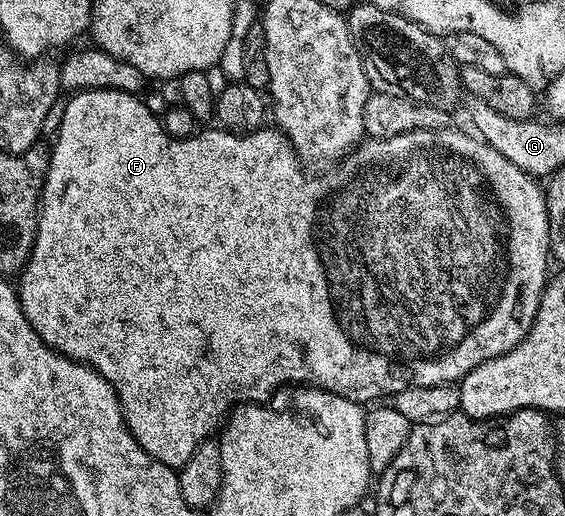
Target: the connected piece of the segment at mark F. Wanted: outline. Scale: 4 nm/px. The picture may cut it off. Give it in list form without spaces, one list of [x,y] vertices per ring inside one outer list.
[[[91,88],[89,90],[78,90],[66,104],[62,112],[62,121],[58,124],[58,137],[54,140],[54,149],[51,147],[48,152],[48,163],[46,165],[45,187],[48,194],[43,195],[40,200],[40,211],[38,214],[38,233],[34,239],[34,248],[30,252],[30,259],[27,260],[25,268],[22,269],[16,280],[16,291],[18,300],[22,304],[22,312],[28,318],[32,330],[44,343],[61,352],[70,360],[76,360],[79,364],[85,364],[99,372],[108,381],[118,395],[118,405],[122,408],[122,417],[126,428],[136,438],[136,442],[152,458],[164,462],[169,468],[175,470],[182,468],[188,458],[192,458],[192,450],[200,441],[207,439],[210,432],[223,423],[224,417],[239,402],[266,402],[270,395],[281,386],[282,380],[311,380],[311,385],[317,386],[323,392],[331,392],[337,396],[343,396],[349,400],[355,400],[357,404],[366,406],[377,396],[393,397],[395,392],[409,388],[410,386],[436,386],[437,384],[450,384],[461,381],[476,366],[480,366],[486,360],[496,358],[504,354],[502,349],[502,336],[508,336],[508,344],[512,346],[510,328],[516,330],[529,330],[536,318],[536,310],[540,304],[542,292],[548,283],[548,271],[546,272],[546,258],[548,260],[549,242],[549,218],[546,213],[546,198],[544,188],[535,177],[518,169],[516,165],[507,158],[497,153],[492,146],[485,143],[477,135],[469,136],[466,132],[457,132],[454,128],[441,128],[435,126],[428,130],[416,130],[405,132],[385,138],[370,138],[358,145],[353,152],[349,153],[337,165],[335,172],[322,176],[319,180],[309,180],[302,173],[300,157],[294,151],[285,134],[274,126],[261,126],[253,132],[239,134],[231,130],[219,130],[220,132],[203,132],[190,137],[178,139],[170,136],[163,127],[163,121],[149,112],[148,106],[135,93],[117,92],[111,88]]]

